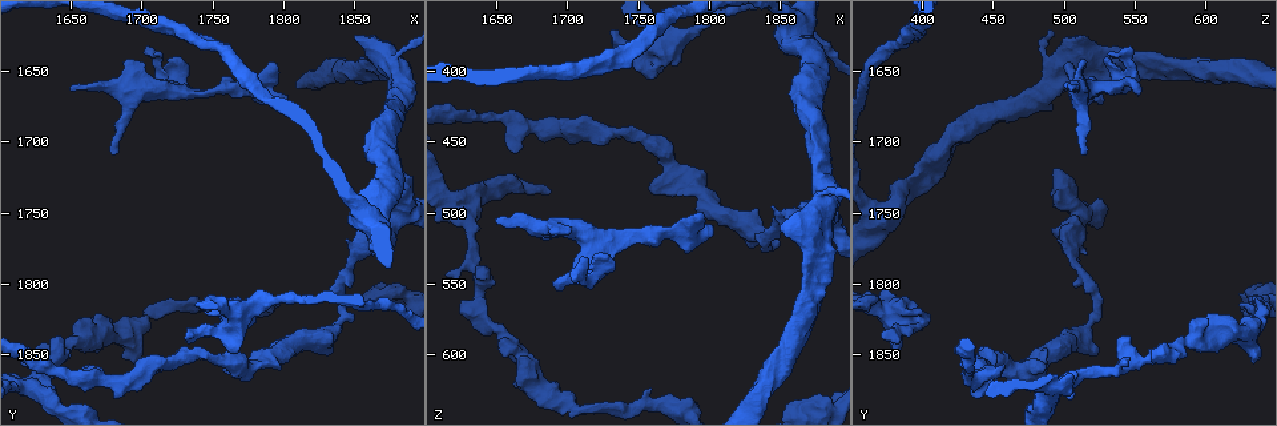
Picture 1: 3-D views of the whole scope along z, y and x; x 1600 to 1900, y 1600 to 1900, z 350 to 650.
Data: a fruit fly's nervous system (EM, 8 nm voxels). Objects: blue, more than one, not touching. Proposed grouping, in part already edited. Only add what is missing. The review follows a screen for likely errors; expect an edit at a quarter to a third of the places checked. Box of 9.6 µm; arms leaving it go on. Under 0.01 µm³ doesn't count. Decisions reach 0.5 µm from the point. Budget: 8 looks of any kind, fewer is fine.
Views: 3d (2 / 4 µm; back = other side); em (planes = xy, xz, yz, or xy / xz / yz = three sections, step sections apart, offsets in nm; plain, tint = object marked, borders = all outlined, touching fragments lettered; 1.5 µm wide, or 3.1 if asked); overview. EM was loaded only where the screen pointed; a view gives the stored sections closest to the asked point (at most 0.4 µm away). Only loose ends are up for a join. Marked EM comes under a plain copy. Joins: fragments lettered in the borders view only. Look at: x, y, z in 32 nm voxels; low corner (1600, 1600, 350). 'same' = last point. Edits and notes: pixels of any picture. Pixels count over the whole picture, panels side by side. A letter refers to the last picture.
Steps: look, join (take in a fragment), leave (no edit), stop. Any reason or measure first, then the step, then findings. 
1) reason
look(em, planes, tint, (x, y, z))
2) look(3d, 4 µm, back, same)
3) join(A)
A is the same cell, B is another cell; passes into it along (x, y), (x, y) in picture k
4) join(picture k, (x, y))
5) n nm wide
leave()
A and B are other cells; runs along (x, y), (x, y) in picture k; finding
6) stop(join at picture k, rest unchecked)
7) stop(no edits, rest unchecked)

an open end
look(em, xy, step 4, tint, (1730, 1838, 372))

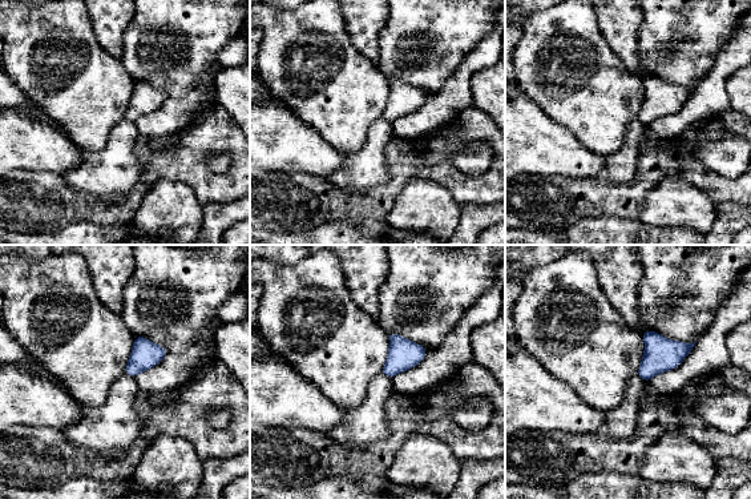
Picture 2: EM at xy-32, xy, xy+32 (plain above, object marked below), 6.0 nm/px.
look(em, planes, borders, same)

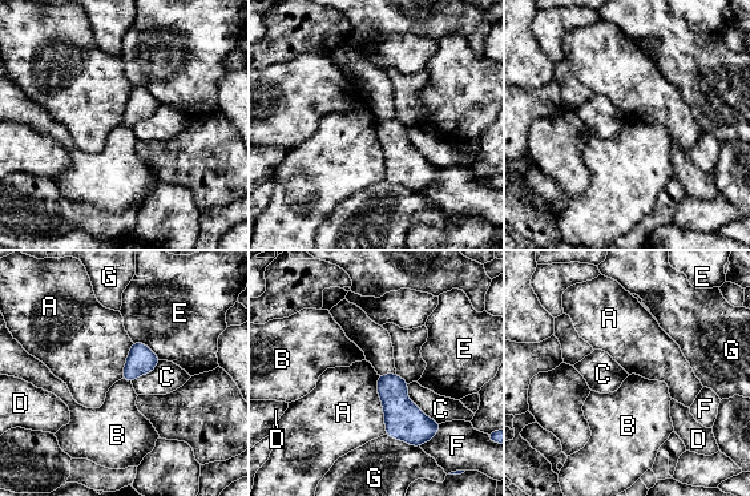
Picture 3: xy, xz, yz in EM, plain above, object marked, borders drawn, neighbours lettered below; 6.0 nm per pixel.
140 nm wide
leave()
A, B, C, D, E, F and G are other cells; border along (378, 375), (376, 392), (386, 434) in picture 3; no lettered fragment goes on from it

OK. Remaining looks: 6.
stops while still wide
look(em, planes, borders, (1664, 1858, 460))

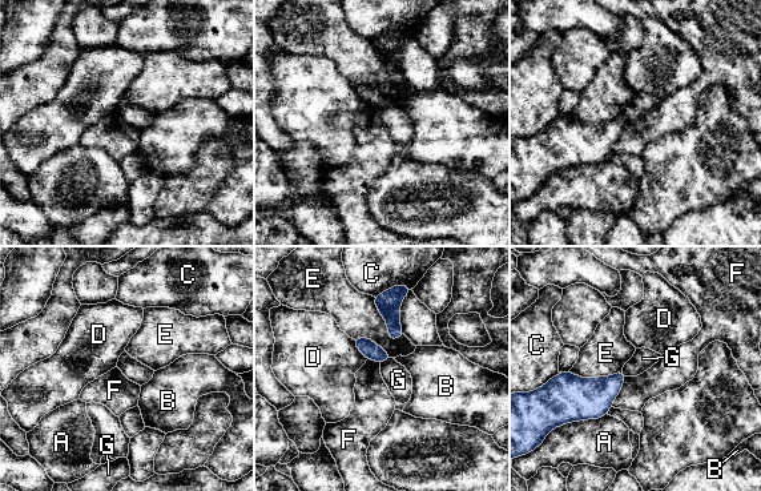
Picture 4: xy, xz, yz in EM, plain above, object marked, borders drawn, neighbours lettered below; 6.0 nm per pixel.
leave()
A, B, C, D, E, F and G are other cells; border along (391, 358), (381, 362) in picture 4; no lettered fragment goes on from it

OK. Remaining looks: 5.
free end
look(3d, 4 µm, (1794, 1646, 502))

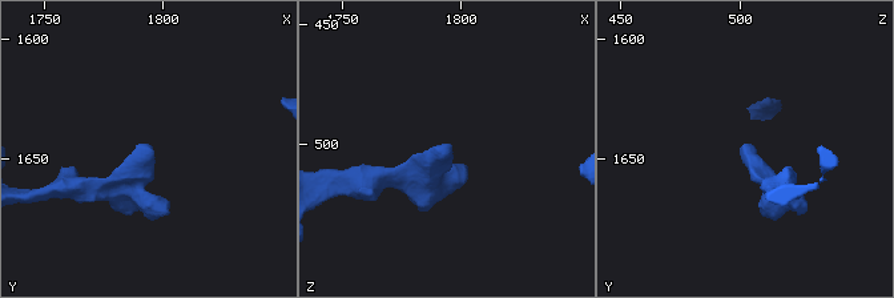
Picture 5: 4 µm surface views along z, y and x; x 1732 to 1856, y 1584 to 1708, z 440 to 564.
look(em, xy, step 8, borders, (1794, 1646, 501))

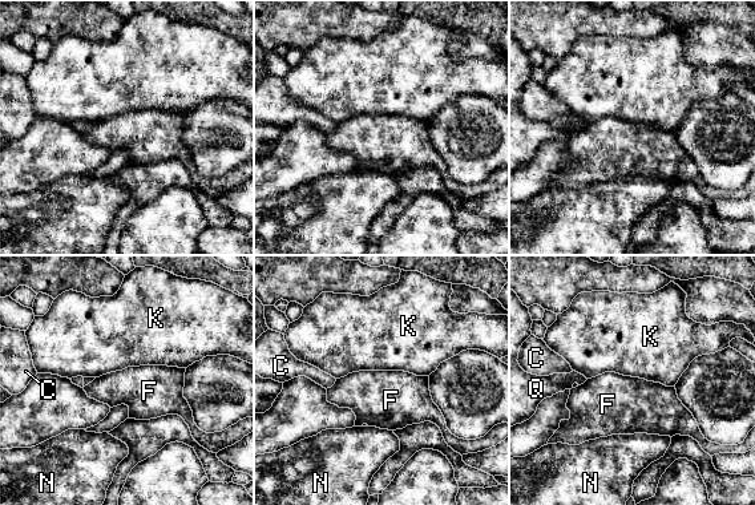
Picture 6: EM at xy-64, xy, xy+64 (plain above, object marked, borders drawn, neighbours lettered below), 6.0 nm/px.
cut it another way
look(em, planes, borders, same)

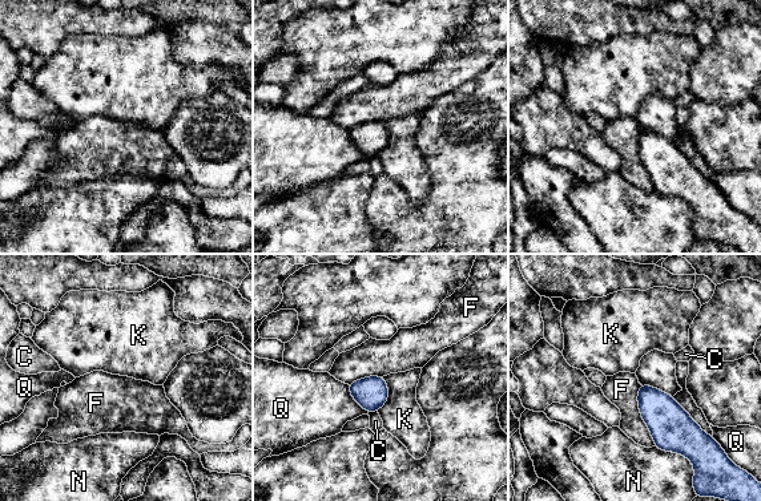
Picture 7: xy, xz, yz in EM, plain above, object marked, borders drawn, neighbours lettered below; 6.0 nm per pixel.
leave()
C, F, K, N and Q are other cells; no lettered fragment goes on from it

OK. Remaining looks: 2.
stop(no edits, rest unchecked)

